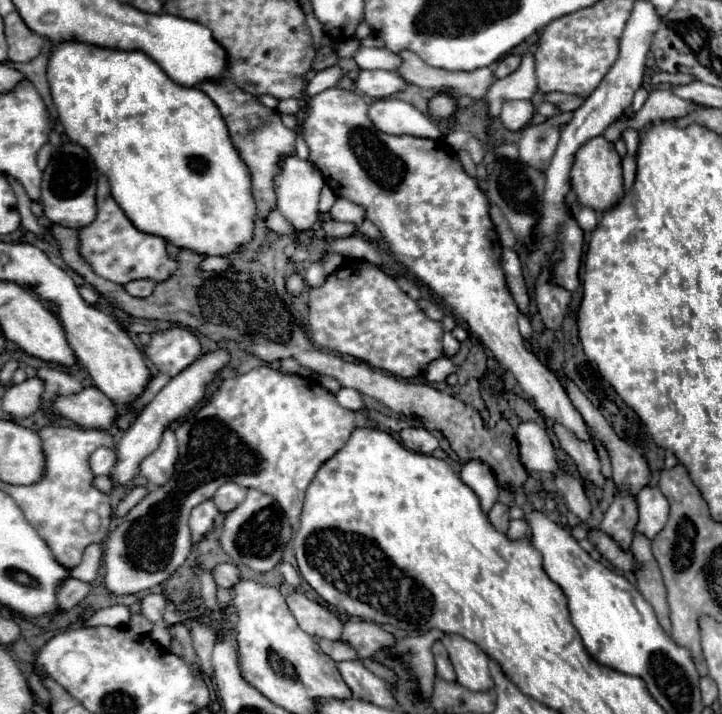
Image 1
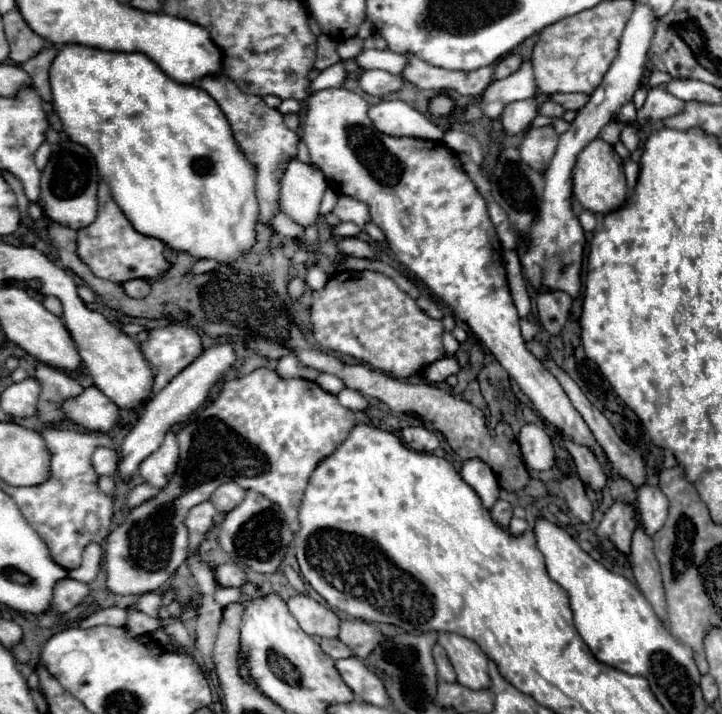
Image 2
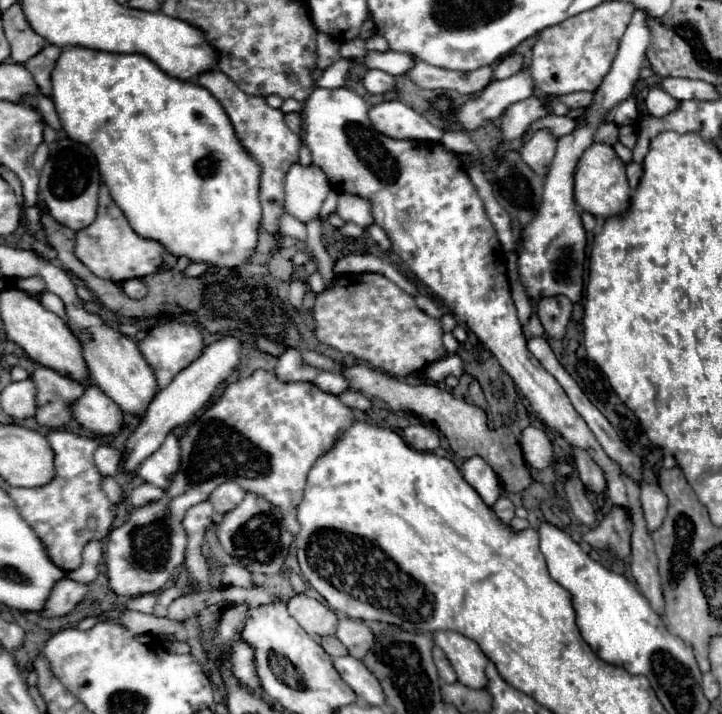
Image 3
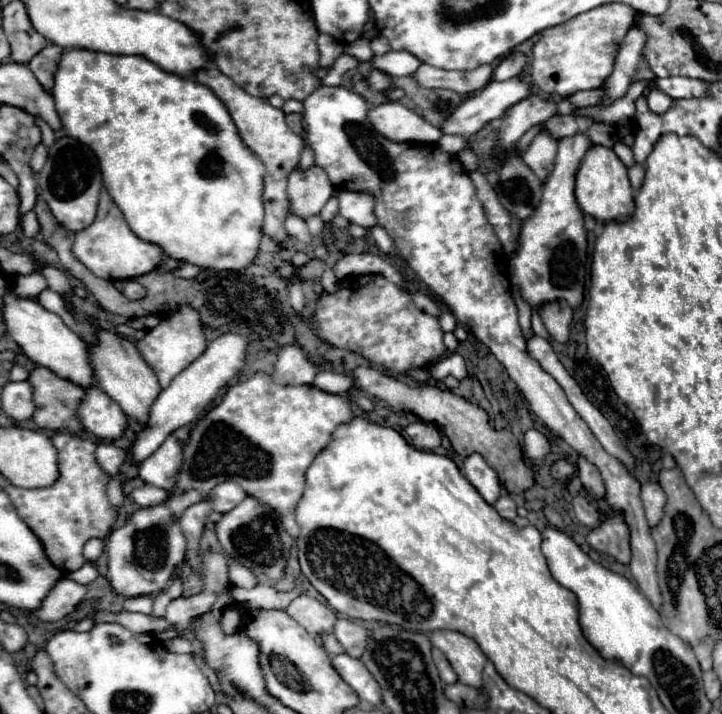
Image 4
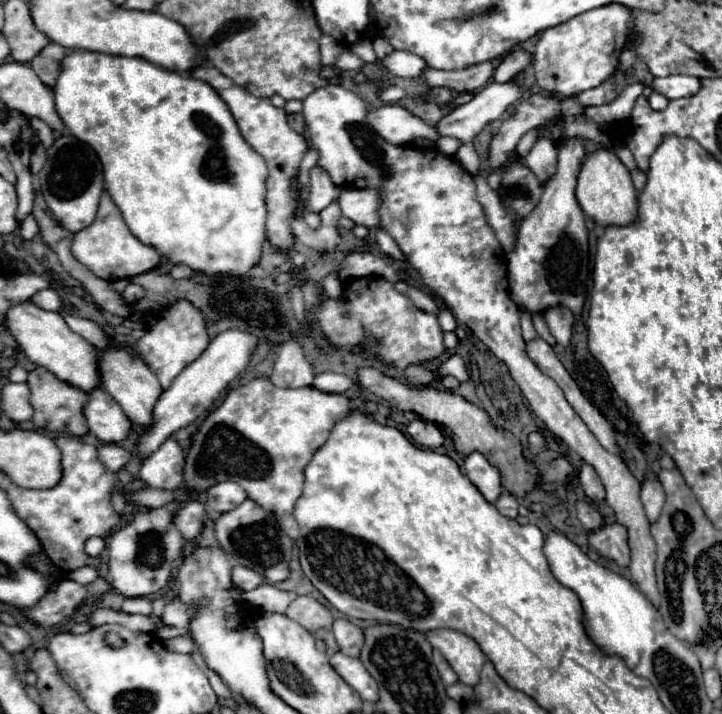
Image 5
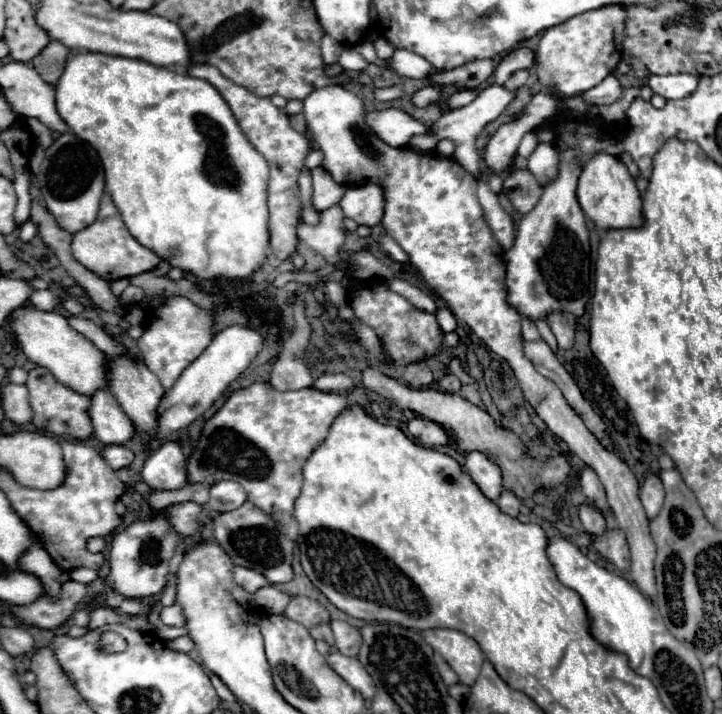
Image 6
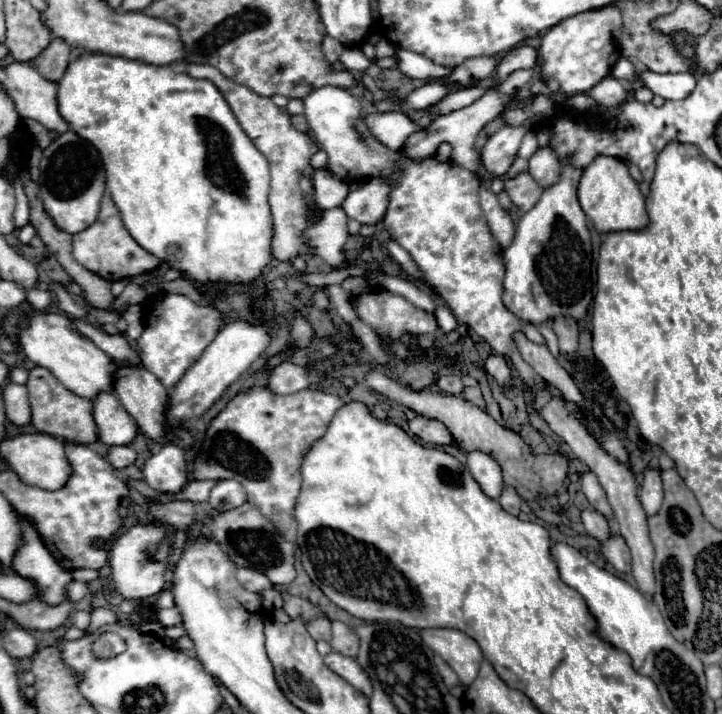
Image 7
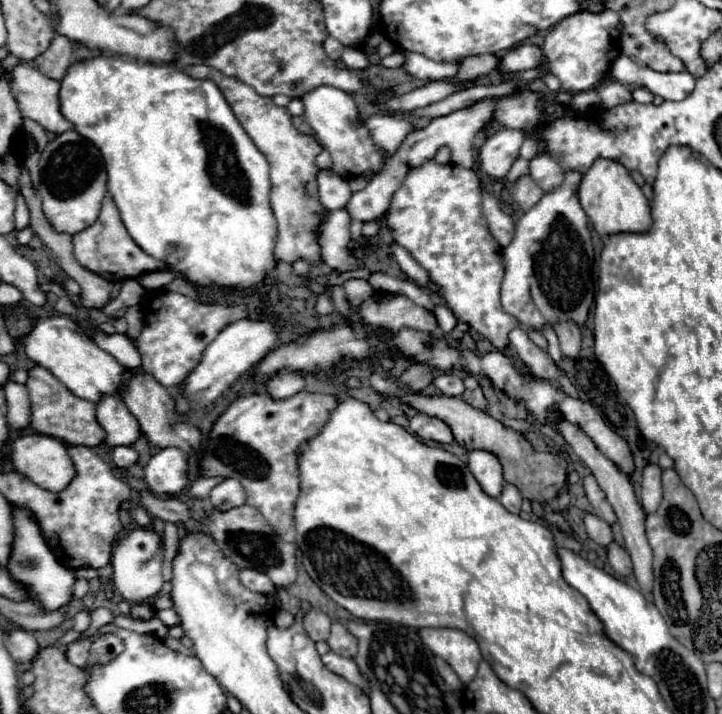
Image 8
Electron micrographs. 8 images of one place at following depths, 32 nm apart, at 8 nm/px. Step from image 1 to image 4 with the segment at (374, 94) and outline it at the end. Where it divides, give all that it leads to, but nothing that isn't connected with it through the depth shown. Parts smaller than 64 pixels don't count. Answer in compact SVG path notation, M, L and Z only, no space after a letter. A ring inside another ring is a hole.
M372 70L366 78L366 84L376 92L386 92L392 88L392 78L380 70Z

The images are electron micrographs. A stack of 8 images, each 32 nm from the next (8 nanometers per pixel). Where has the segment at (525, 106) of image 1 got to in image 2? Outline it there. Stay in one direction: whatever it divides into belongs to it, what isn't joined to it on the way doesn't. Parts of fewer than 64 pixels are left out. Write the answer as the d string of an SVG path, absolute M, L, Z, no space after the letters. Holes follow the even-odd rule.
M528 98L528 100L506 104L500 120L502 120L502 126L508 134L522 134L530 126L530 122L534 120L536 114L538 114L536 100Z

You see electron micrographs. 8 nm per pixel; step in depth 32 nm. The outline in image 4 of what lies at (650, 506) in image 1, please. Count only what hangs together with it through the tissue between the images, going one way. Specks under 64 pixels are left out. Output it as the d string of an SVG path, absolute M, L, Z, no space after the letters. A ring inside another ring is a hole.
M646 482L642 484L642 504L646 512L646 520L650 528L656 528L664 516L664 504L666 496L658 482Z

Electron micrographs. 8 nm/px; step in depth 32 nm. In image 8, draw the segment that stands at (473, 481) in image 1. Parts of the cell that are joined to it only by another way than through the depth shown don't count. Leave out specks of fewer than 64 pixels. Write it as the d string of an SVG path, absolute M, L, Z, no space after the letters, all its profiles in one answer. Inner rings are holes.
M472 450L468 454L468 468L488 496L492 498L500 496L504 478L502 478L502 466L496 460L496 456L484 450Z

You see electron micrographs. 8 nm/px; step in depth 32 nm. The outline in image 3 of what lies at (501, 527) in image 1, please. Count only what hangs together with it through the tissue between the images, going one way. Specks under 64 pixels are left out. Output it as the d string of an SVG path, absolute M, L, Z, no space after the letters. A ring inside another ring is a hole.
M498 498L498 502L492 506L492 510L500 518L502 524L510 524L510 520L514 518L514 504L506 498Z

